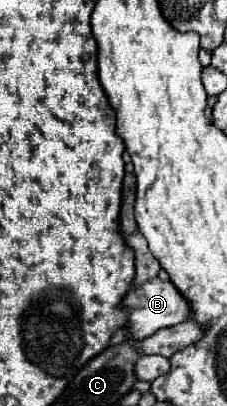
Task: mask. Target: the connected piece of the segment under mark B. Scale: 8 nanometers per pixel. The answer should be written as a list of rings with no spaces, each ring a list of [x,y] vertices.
[[[159,278],[149,280],[137,288],[131,288],[127,292],[127,296],[123,298],[123,308],[129,310],[127,330],[129,330],[129,336],[135,340],[143,340],[161,328],[175,326],[175,324],[187,320],[187,302],[183,302],[177,288],[169,280],[161,282]]]

